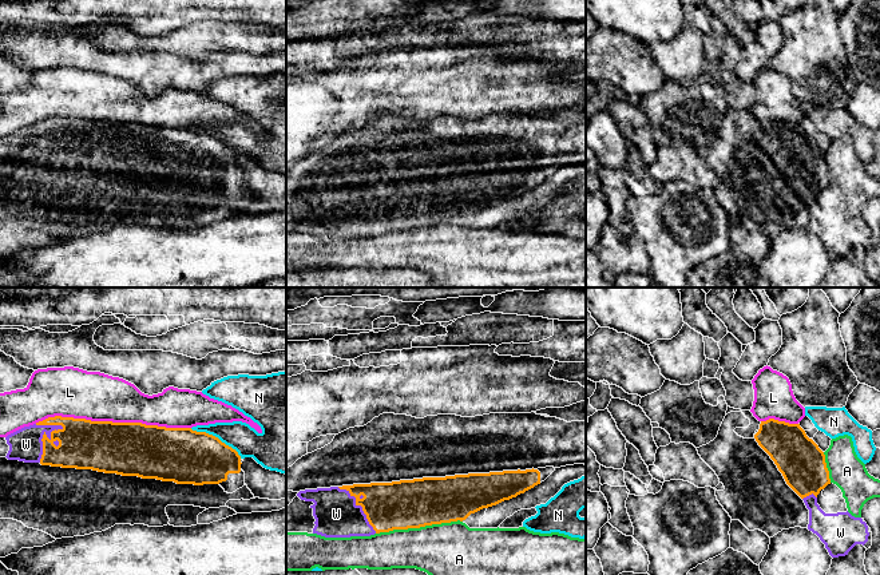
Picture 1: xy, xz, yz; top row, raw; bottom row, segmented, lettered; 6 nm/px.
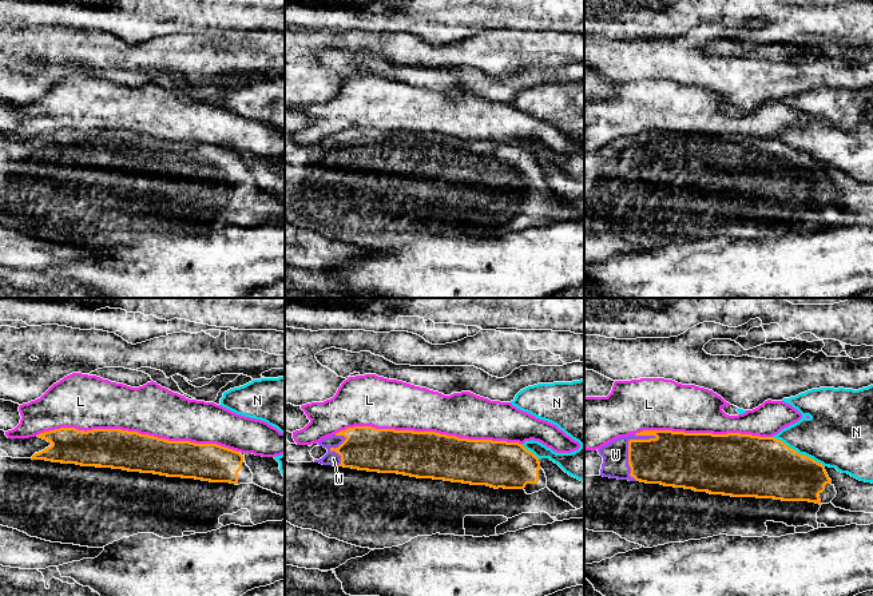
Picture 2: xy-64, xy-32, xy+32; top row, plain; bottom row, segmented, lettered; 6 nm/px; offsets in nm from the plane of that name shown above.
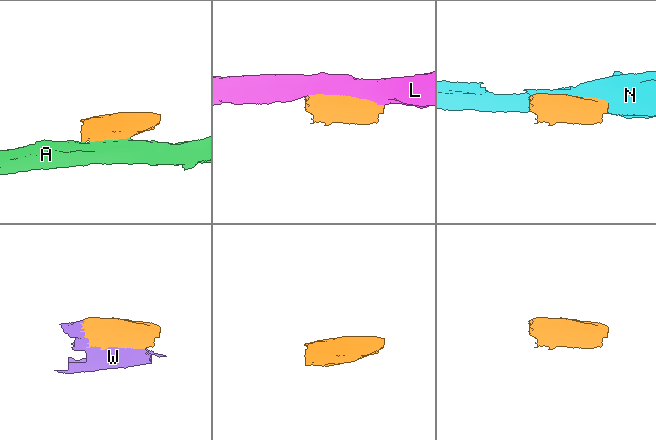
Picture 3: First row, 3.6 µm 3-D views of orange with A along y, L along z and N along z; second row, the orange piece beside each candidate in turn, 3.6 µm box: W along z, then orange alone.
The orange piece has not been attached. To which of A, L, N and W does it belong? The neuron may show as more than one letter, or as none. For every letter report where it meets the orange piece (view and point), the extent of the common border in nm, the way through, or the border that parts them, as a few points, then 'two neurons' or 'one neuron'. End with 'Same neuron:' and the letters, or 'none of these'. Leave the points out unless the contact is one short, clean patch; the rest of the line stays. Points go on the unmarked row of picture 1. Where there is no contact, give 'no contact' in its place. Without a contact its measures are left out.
A: contact xz (419, 227); length 550 nm; two neurons
L: contact xy (111, 122); length 950 nm; two neurons
N: contact xy (217, 138); length 360 nm; two neurons
W: contact xy (43, 137); length 260 nm; two neurons
Same neuron: none of these

